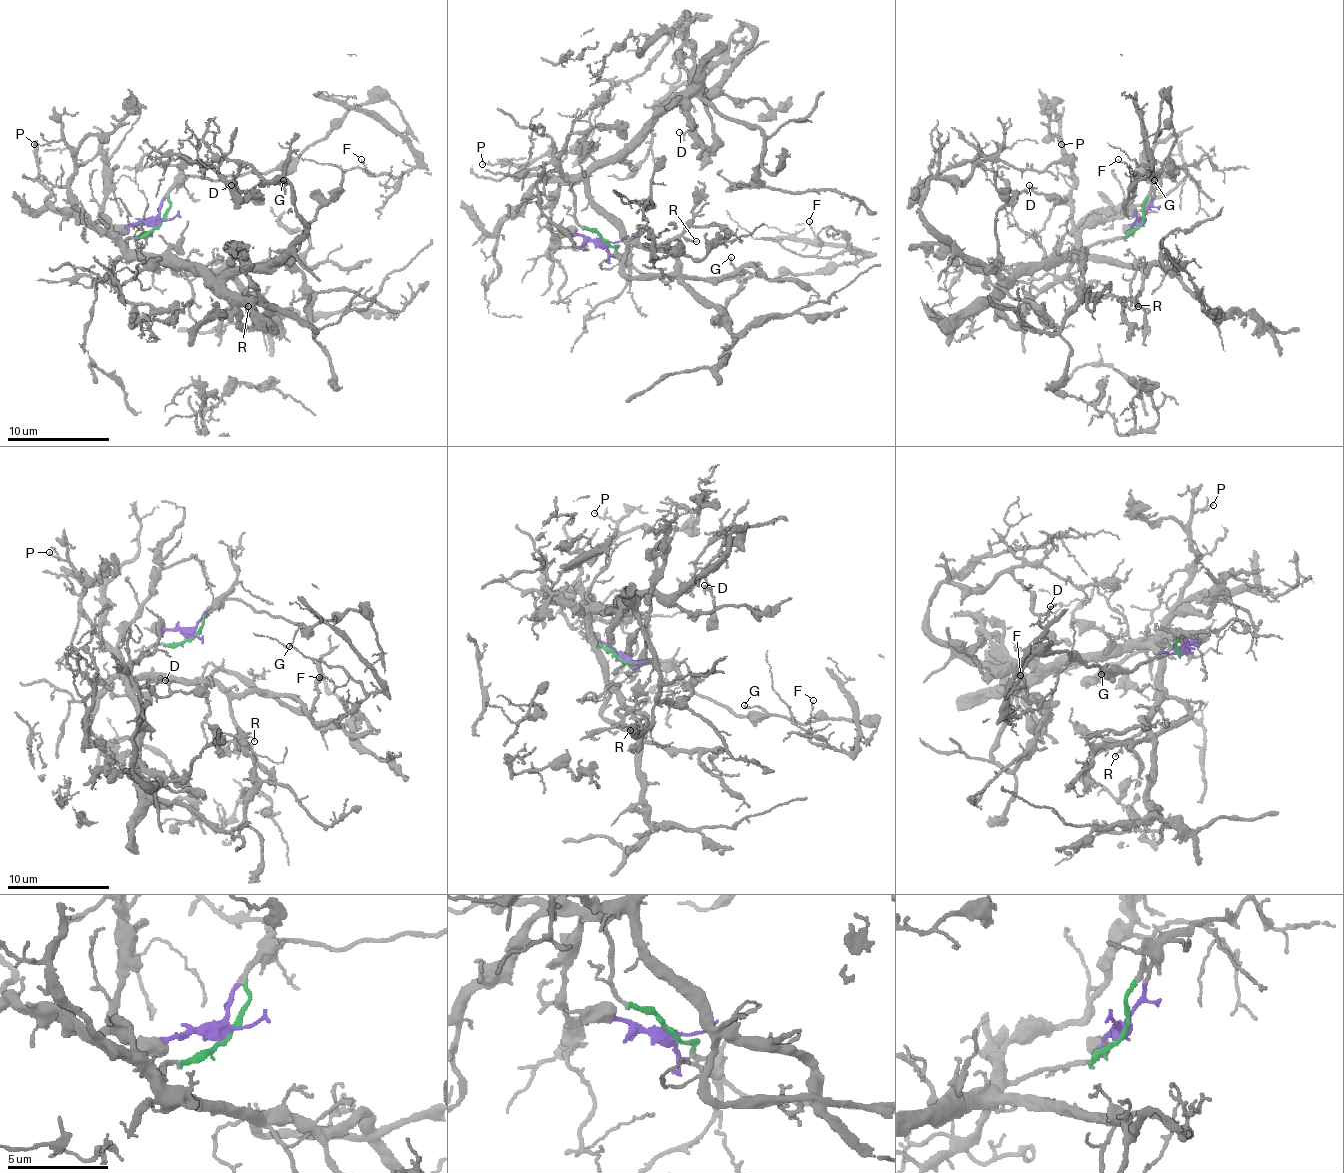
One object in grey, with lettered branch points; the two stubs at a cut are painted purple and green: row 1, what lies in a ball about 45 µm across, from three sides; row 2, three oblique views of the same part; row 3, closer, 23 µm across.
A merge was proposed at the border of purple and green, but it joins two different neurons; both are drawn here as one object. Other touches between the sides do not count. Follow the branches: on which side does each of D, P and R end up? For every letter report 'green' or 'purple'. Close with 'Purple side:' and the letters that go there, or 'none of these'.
D: green
P: green
R: green
Purple side: none of these

